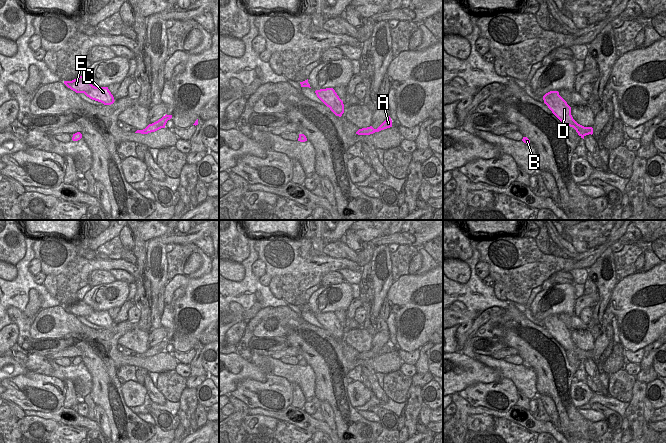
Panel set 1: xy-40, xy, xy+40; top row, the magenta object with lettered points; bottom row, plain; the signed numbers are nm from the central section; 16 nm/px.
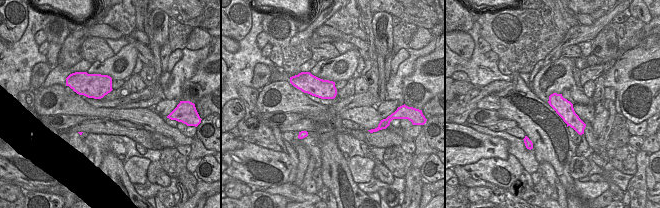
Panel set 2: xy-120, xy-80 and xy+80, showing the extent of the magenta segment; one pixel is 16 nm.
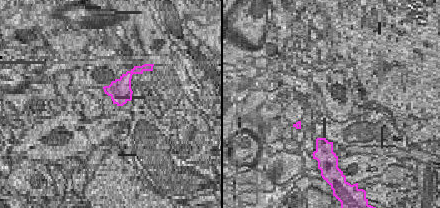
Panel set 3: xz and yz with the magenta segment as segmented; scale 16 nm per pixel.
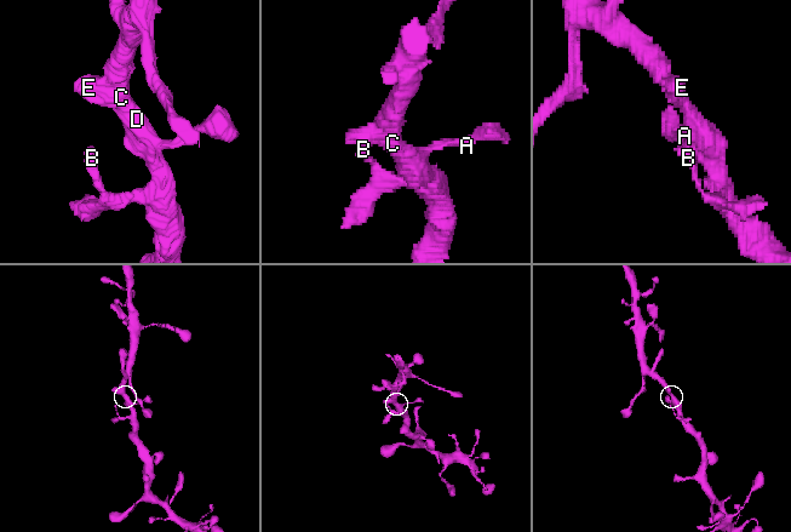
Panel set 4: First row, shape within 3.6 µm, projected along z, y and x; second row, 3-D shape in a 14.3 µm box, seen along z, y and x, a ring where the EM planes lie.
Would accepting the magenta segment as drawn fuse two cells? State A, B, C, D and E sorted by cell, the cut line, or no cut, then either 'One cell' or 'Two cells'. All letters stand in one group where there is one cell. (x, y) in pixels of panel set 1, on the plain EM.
Groups: A B C D E. No split. One cell.

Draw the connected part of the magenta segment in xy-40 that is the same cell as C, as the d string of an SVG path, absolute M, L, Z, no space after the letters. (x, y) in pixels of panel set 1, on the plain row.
M79 300L72 305L64 305L64 308L76 317L84 317L90 323L104 329L111 329L115 325L108 311L95 311L83 300Z

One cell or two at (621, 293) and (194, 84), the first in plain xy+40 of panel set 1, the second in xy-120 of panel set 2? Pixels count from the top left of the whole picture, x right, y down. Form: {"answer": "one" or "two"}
{"answer": "one"}

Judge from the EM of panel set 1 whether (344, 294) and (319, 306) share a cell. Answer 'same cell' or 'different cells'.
same cell

